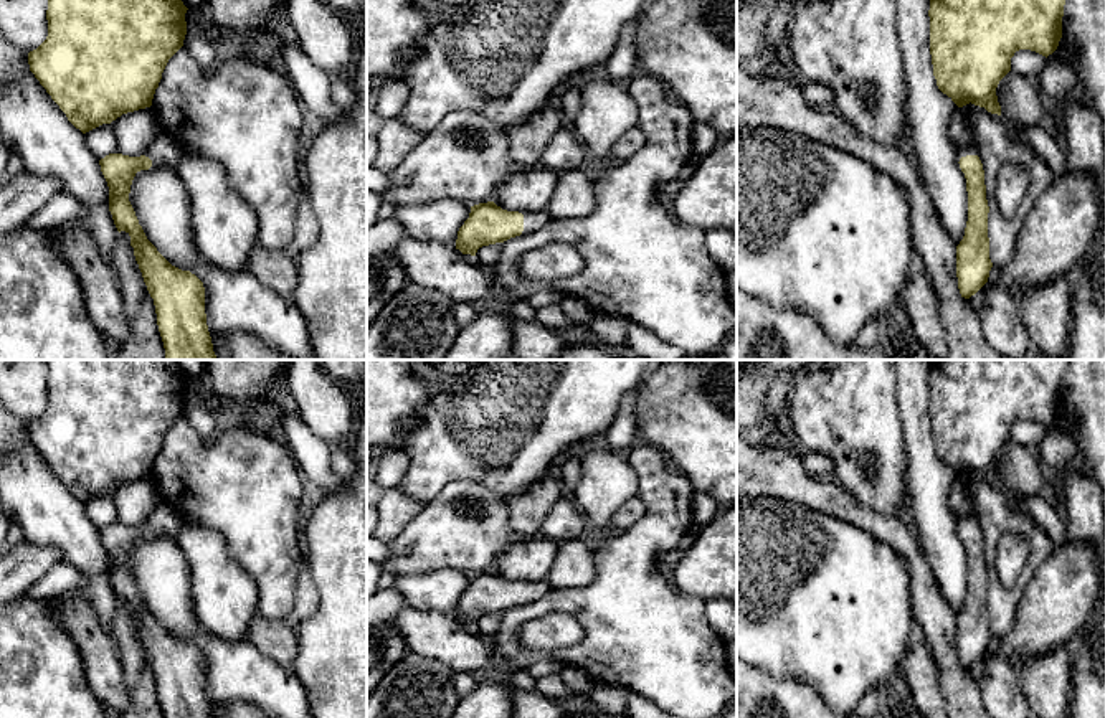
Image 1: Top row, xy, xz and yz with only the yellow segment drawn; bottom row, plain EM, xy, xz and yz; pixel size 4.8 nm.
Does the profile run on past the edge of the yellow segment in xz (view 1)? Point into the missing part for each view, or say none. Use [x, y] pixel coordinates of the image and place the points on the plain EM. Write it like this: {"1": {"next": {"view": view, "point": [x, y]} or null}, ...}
{"1": {"next": {"view": "xz", "point": [532, 591]}}}

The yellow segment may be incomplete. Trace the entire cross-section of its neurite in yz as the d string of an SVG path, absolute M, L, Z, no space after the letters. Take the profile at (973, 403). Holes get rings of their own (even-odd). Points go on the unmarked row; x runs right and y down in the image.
M930 360L930 424L933 434L933 446L938 459L946 464L958 477L975 474L984 477L991 484L1001 485L996 457L999 451L1011 441L1011 427L1019 419L1031 419L1042 426L1052 424L1062 408L1062 386L1069 360Z

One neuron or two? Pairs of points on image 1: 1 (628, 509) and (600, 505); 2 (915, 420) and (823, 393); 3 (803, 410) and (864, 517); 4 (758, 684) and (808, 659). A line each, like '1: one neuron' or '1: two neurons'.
1: two neurons
2: two neurons
3: two neurons
4: two neurons

